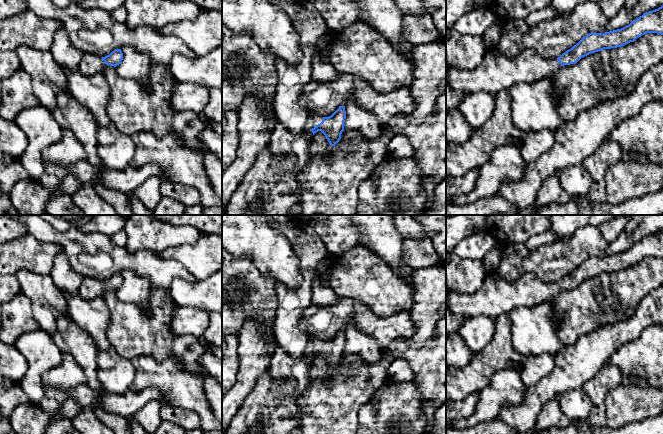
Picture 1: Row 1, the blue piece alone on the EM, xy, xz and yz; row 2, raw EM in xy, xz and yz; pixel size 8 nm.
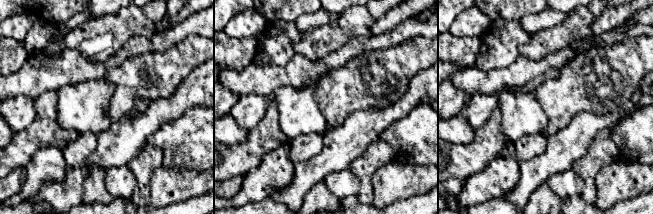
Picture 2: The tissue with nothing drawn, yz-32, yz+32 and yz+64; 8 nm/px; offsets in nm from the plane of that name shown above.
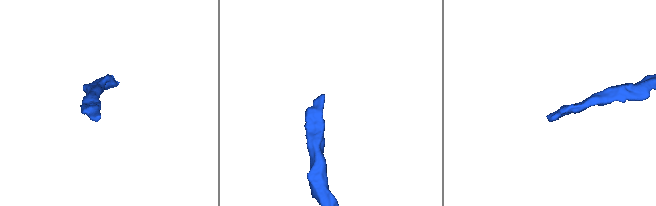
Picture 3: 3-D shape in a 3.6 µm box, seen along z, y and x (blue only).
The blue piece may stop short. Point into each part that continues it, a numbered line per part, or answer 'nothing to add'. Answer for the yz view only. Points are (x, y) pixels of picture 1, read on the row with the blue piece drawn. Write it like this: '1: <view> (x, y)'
1: yz (496, 72)

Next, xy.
1: xy (90, 64)

